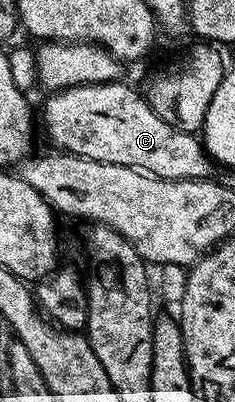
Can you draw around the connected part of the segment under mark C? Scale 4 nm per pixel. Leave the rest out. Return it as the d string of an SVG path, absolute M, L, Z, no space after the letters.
M122 80L113 82L89 82L83 86L69 86L66 90L56 90L49 95L50 99L40 110L40 126L46 129L50 137L51 147L67 154L79 154L81 158L91 158L97 162L132 166L154 175L156 178L180 180L181 178L215 177L216 163L206 152L206 147L193 133L181 131L180 128L168 124L153 111L137 89L125 86Z

